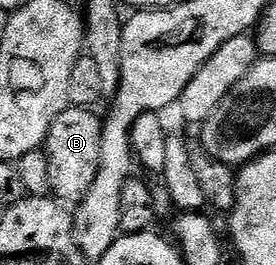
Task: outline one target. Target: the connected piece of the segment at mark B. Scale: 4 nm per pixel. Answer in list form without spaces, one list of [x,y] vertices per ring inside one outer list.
[[[67,107],[52,121],[50,132],[46,134],[44,152],[47,157],[48,173],[50,174],[50,190],[59,200],[77,201],[92,189],[92,181],[96,181],[96,169],[100,165],[100,137],[102,136],[103,120],[94,116],[93,110],[85,107]]]

